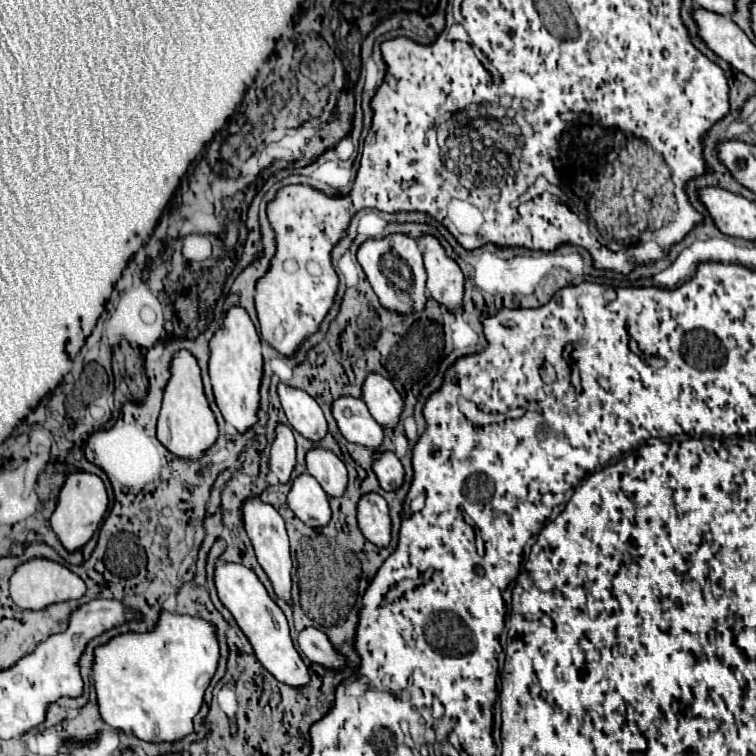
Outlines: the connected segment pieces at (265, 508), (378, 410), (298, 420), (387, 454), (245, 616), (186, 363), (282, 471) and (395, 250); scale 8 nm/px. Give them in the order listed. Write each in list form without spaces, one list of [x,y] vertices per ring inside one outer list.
[[[246,498],[242,502],[242,506],[240,506],[240,512],[242,512],[242,522],[244,522],[244,528],[246,528],[246,534],[248,534],[250,542],[252,542],[254,552],[256,552],[258,564],[262,566],[262,570],[272,580],[276,594],[282,596],[286,602],[290,602],[290,588],[292,588],[290,570],[292,570],[292,558],[290,558],[288,534],[286,534],[282,516],[270,504],[262,502],[260,498]]]
[[[376,372],[368,374],[362,384],[362,400],[378,424],[388,428],[398,424],[402,412],[402,396],[396,392],[388,378]]]
[[[280,382],[278,396],[286,412],[286,418],[294,430],[298,430],[302,436],[306,436],[312,442],[318,442],[320,438],[324,438],[328,430],[326,418],[320,406],[316,404],[316,400],[308,392]]]
[[[390,450],[372,454],[372,470],[384,490],[396,490],[402,484],[404,468],[402,468],[398,456]]]
[[[226,562],[226,564],[218,564],[214,568],[214,584],[218,590],[218,598],[230,610],[236,624],[244,632],[244,636],[250,640],[258,662],[272,676],[276,676],[280,682],[286,682],[290,686],[298,686],[298,688],[304,686],[308,682],[308,668],[302,662],[300,654],[296,652],[296,648],[290,640],[286,616],[278,608],[278,604],[268,596],[266,588],[260,584],[256,574],[242,564]]]
[[[182,348],[174,352],[170,362],[170,380],[164,388],[162,410],[158,418],[158,440],[178,458],[200,458],[218,438],[218,426],[214,412],[204,394],[198,358]]]
[[[278,424],[274,442],[270,444],[268,468],[278,476],[280,482],[290,480],[290,472],[294,468],[294,456],[296,456],[296,442],[292,430],[284,424]]]
[[[388,234],[384,238],[368,238],[360,244],[356,252],[358,264],[362,266],[368,282],[372,284],[380,304],[398,310],[398,312],[416,312],[422,310],[426,302],[426,272],[422,266],[422,254],[416,246],[416,240],[406,234]]]

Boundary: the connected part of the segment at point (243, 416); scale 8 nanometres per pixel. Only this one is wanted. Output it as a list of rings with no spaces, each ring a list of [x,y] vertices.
[[[234,304],[228,308],[222,326],[214,332],[210,340],[210,380],[214,388],[216,404],[226,420],[240,434],[244,434],[254,422],[260,406],[260,378],[262,378],[262,352],[260,336],[248,316],[248,312]]]

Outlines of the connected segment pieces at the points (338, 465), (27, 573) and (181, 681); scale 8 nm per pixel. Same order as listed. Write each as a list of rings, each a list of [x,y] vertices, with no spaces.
[[[310,448],[306,452],[306,470],[318,480],[328,496],[342,496],[348,482],[348,472],[342,460],[324,448]]]
[[[44,556],[22,562],[10,578],[10,596],[12,596],[14,604],[20,608],[30,608],[30,610],[42,610],[44,606],[48,606],[52,602],[80,598],[84,592],[86,592],[86,586],[78,574],[68,570],[64,564],[48,560]]]
[[[160,610],[158,622],[150,632],[126,632],[110,638],[110,642],[94,648],[94,662],[90,676],[94,680],[100,718],[126,734],[134,734],[146,742],[174,742],[192,732],[192,718],[198,714],[204,690],[218,664],[218,642],[214,628],[194,616],[172,614]]]

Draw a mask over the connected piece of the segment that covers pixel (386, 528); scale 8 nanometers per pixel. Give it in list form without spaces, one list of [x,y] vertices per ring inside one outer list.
[[[364,494],[356,504],[356,518],[360,532],[376,546],[388,546],[390,542],[390,516],[386,500],[376,494]]]

